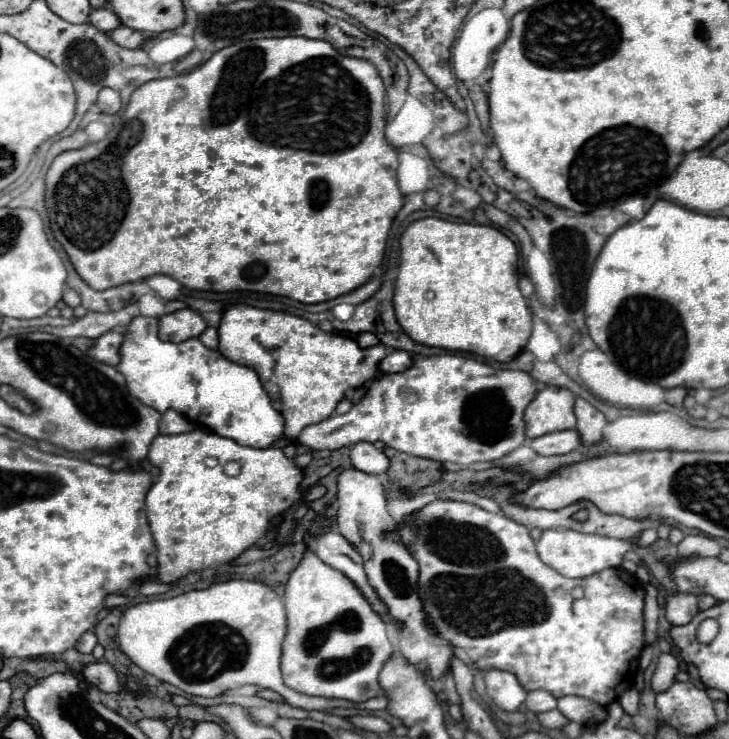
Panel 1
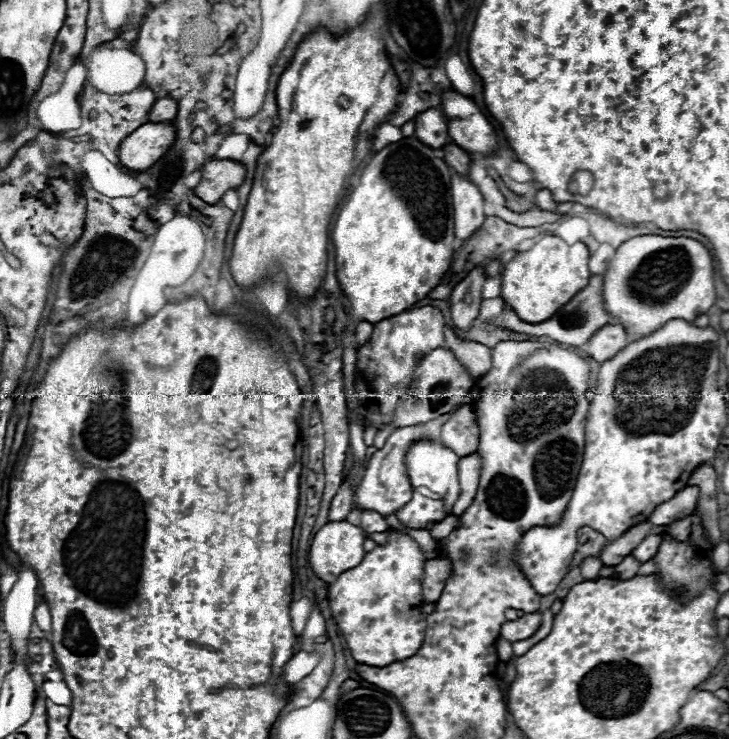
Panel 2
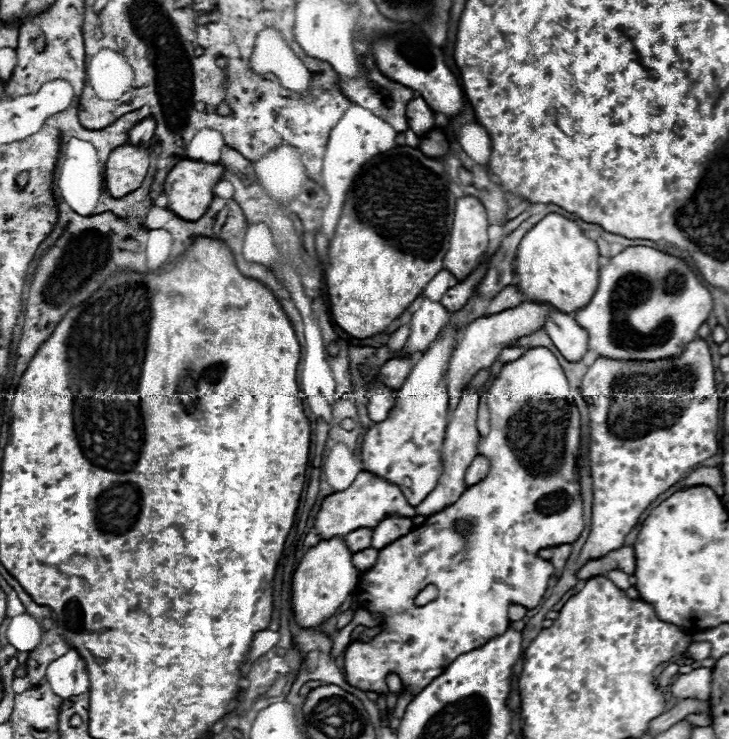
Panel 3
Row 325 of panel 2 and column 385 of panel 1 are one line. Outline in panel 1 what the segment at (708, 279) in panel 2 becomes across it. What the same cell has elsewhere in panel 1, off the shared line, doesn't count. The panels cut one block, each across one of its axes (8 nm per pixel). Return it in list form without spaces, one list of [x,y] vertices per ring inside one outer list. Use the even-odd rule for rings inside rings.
[[[310,548],[290,574],[284,590],[290,634],[282,646],[284,684],[308,696],[366,702],[382,694],[378,674],[392,658],[394,648],[386,622],[372,610],[358,586],[338,570],[324,564]]]

